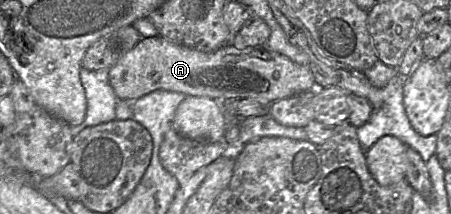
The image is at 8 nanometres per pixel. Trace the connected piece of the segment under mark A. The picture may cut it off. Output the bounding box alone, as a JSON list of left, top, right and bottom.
[108,36,316,106]

